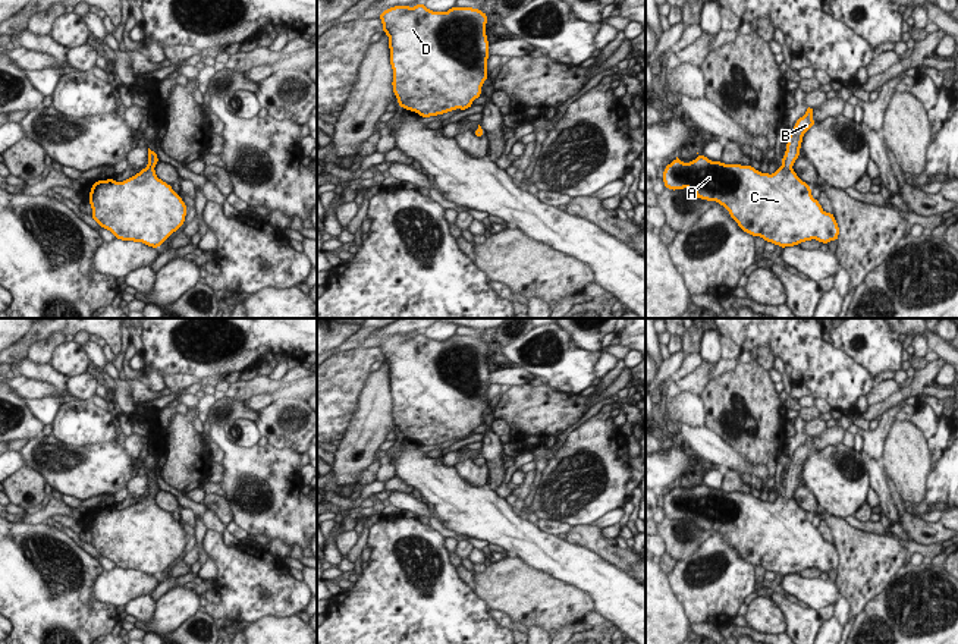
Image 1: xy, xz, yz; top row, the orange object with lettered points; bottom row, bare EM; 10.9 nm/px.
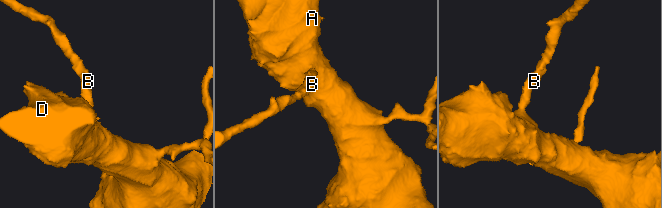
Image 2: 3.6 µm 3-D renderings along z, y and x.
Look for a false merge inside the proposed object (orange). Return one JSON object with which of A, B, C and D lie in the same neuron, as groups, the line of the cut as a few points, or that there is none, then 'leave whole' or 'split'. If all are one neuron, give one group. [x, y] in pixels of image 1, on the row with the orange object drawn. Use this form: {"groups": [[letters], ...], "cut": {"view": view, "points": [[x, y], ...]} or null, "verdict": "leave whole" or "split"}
{"groups": [["A", "B", "C", "D"]], "cut": null, "verdict": "leave whole"}

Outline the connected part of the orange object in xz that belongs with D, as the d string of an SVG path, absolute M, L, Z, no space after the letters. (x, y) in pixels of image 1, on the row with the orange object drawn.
M418 3L415 7L393 6L381 12L379 19L389 37L392 87L399 107L430 117L456 109L467 110L481 97L490 51L484 12L453 6L439 13Z

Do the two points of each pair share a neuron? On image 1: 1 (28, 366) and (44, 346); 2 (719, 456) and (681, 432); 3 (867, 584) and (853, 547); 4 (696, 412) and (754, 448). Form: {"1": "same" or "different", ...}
{"1": "different", "2": "same", "3": "same", "4": "different"}

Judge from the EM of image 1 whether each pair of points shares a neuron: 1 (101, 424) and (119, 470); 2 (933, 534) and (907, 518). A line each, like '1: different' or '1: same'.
1: different
2: same

